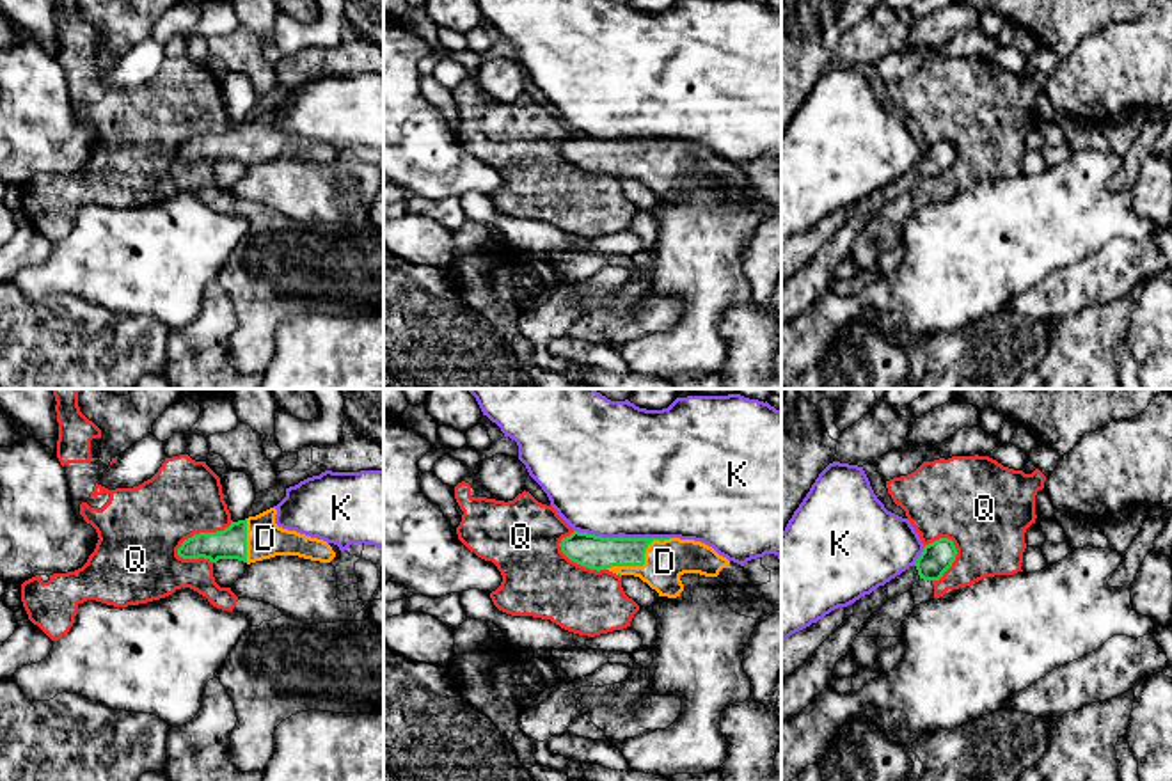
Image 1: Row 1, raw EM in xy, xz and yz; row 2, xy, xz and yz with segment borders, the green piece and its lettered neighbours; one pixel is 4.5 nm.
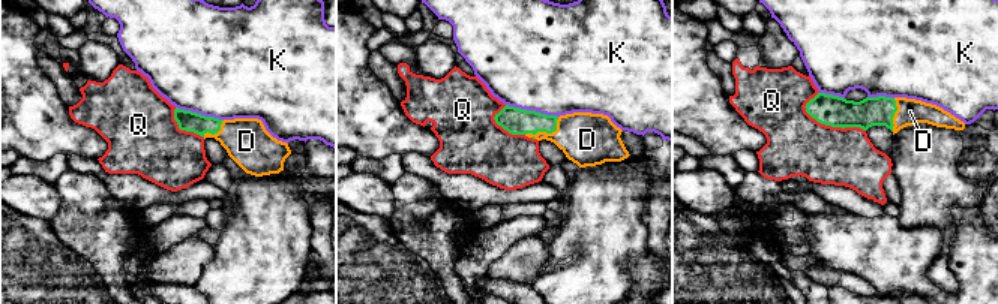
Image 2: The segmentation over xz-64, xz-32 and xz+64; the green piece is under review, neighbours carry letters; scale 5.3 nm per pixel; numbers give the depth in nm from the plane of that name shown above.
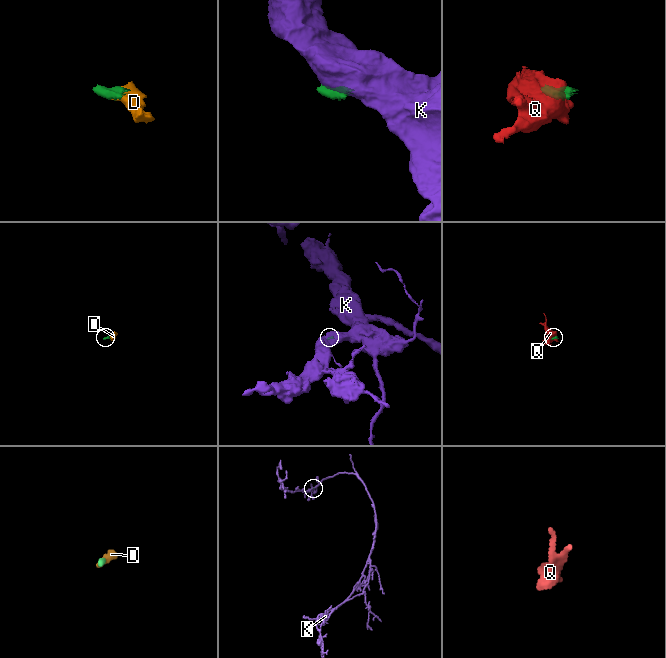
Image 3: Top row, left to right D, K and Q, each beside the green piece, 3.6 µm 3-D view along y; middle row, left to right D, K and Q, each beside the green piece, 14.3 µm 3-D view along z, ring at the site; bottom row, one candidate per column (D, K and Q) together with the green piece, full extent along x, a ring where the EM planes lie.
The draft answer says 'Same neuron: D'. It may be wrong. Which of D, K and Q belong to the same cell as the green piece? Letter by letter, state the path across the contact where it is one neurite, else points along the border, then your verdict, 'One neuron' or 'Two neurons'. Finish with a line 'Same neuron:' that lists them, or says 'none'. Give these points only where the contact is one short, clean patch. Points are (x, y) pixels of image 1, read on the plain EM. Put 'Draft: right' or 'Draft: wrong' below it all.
D: Path across: xz (595, 155), (636, 158), (643, 165), (665, 164). One neuron
K: Two neurons
Q: Boundary: xy (231, 123), (222, 132), (194, 135), (182, 146), (176, 157). Two neurons
Same neuron: D
Draft: right

